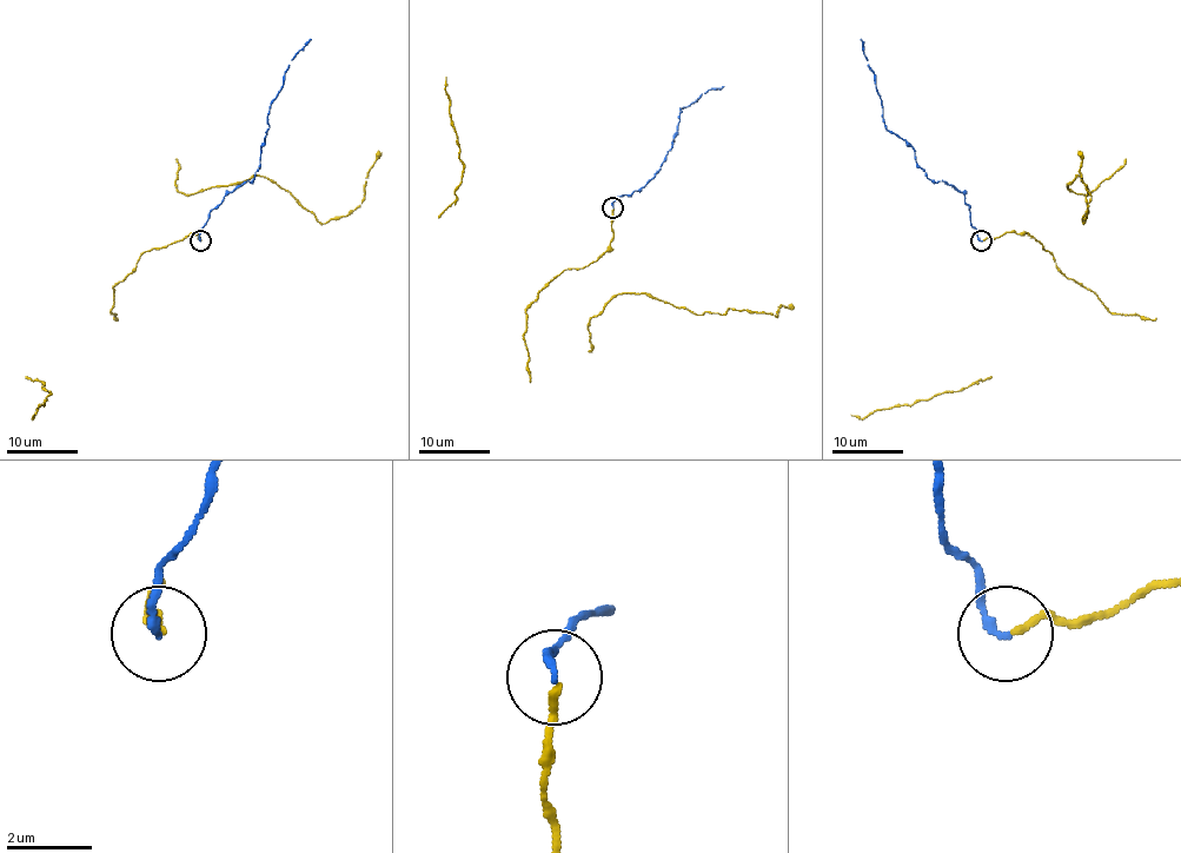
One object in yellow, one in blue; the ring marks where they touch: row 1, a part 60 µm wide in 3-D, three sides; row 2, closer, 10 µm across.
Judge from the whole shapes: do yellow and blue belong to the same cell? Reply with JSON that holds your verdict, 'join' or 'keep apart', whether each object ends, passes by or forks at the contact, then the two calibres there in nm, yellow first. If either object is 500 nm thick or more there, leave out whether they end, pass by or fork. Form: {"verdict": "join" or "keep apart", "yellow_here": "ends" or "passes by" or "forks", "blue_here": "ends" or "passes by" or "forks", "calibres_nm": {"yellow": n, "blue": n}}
{"verdict": "join", "yellow_here": "ends", "blue_here": "ends", "calibres_nm": {"yellow": 150, "blue": 180}}

